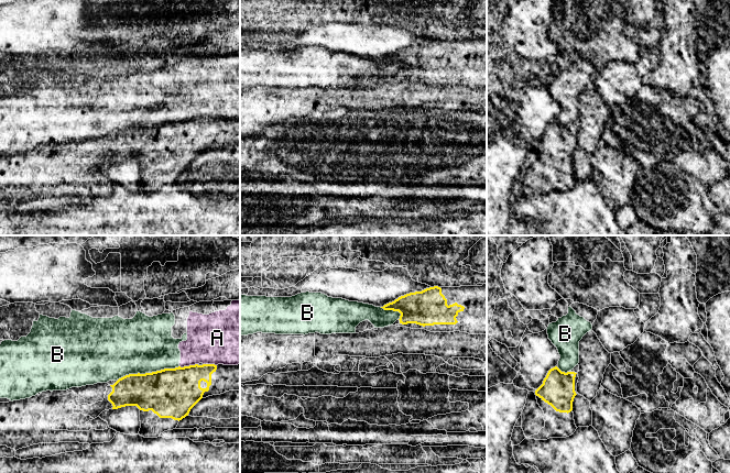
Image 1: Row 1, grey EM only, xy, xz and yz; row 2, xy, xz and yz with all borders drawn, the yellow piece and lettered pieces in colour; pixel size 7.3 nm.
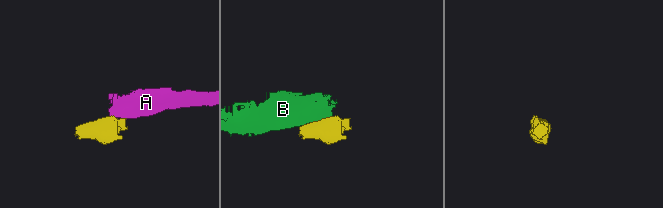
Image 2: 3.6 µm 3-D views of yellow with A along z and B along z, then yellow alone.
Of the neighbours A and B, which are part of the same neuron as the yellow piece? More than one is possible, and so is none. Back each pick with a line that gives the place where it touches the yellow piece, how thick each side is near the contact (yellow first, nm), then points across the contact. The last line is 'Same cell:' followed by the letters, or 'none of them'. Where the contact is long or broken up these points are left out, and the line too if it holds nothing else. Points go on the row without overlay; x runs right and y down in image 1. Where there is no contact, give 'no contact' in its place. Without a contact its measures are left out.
Same cell: none of them

